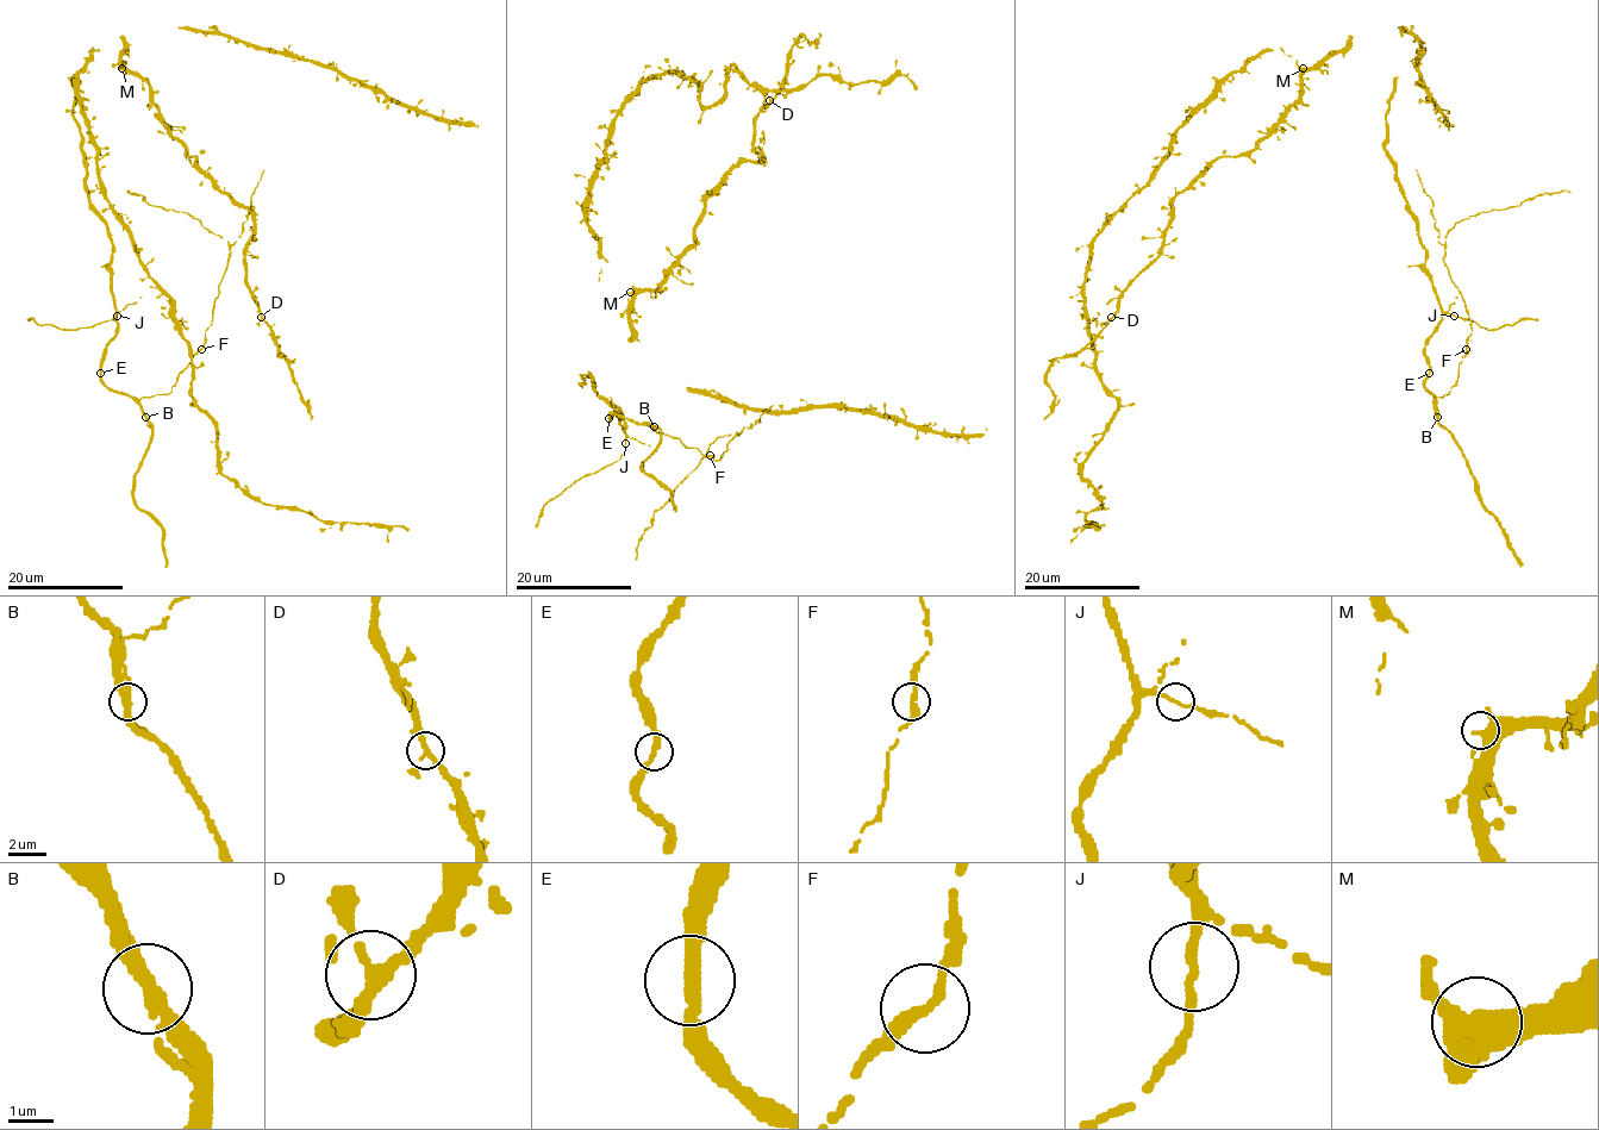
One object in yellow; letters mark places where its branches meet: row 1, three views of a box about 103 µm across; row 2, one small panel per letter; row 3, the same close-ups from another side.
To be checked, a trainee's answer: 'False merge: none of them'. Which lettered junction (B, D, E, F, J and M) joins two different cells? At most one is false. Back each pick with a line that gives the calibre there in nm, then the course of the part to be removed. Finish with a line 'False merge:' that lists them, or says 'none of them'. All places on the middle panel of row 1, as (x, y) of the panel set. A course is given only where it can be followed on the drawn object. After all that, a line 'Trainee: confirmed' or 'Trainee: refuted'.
False merge: none of them
Trainee: confirmed

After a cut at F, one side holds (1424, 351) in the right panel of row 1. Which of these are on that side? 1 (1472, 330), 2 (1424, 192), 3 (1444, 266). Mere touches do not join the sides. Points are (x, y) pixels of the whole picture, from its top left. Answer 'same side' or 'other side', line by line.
1: other side
2: other side
3: other side

